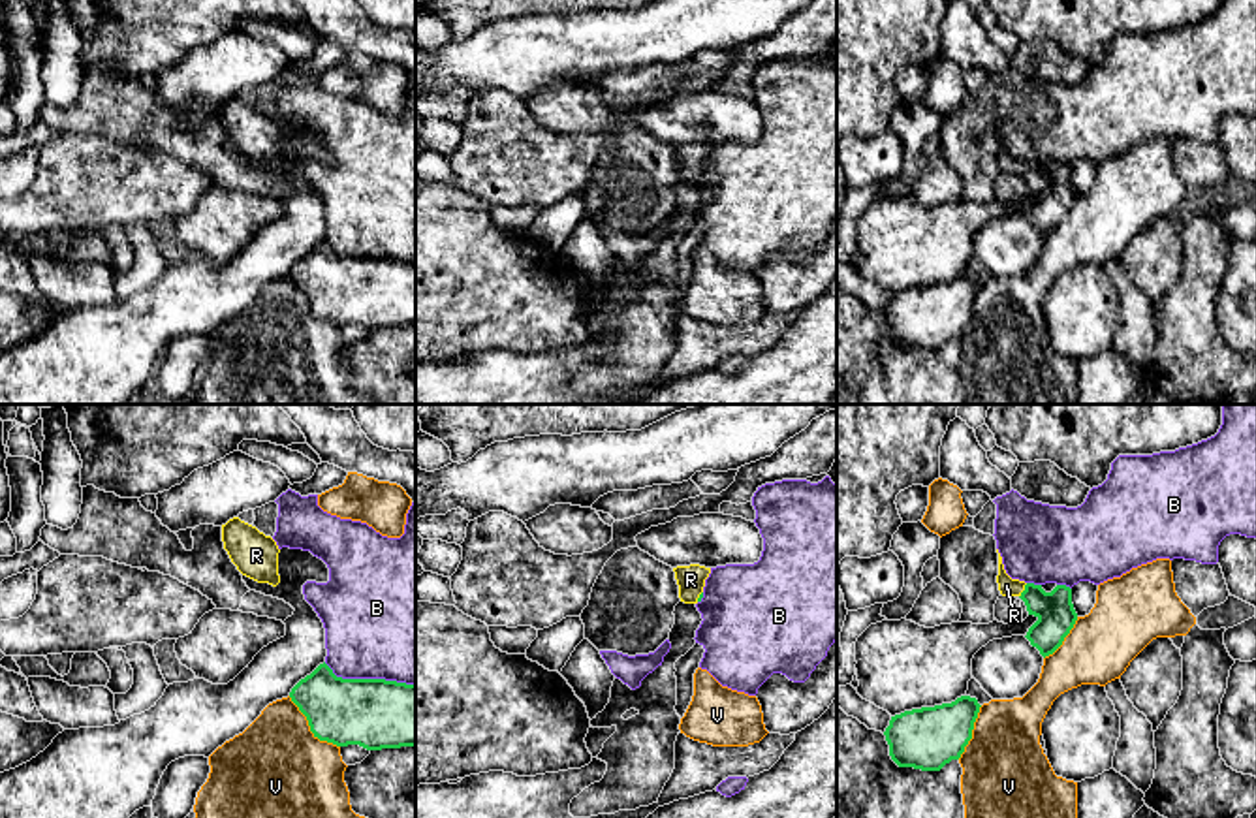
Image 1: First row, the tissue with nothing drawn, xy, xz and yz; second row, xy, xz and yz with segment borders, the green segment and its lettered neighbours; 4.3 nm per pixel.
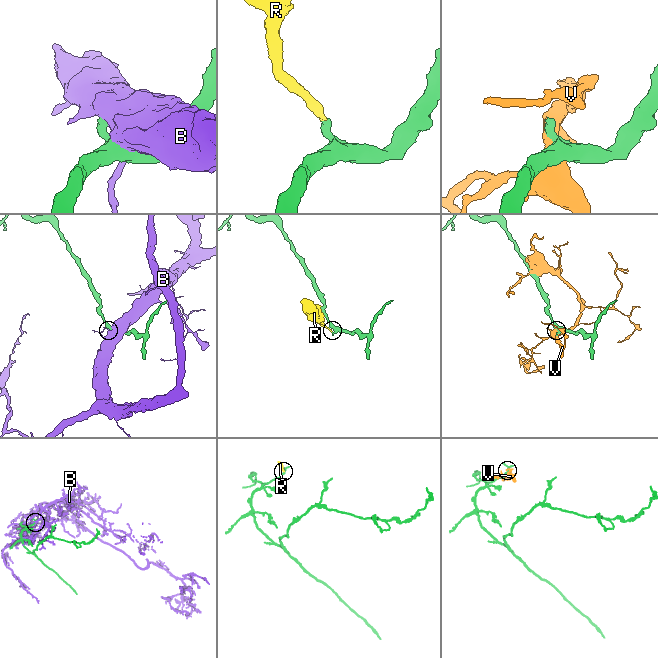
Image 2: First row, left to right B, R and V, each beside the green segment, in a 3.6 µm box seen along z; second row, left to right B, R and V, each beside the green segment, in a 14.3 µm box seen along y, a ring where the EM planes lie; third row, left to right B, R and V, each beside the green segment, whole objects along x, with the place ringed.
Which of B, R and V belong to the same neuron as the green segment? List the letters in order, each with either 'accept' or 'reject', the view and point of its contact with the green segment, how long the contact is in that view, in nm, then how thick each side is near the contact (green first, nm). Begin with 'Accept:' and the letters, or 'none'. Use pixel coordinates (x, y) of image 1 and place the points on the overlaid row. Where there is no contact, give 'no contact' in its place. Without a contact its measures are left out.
Accept: R
B: reject | xy (369, 679) | 400 nm | 300/480 nm
R: accept | yz (1023, 591) | 70 nm | 160/80 nm
V: reject | xy (311, 728) | 320 nm | 280/420 nm

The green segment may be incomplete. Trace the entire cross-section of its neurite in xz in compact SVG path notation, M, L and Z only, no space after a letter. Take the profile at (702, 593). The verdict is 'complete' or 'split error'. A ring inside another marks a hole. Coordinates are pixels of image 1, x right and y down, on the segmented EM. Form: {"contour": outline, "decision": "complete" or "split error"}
{"contour": "M690 564L673 568L679 585L679 598L684 604L698 604L703 598L705 579L711 568Z", "decision": "split error"}

